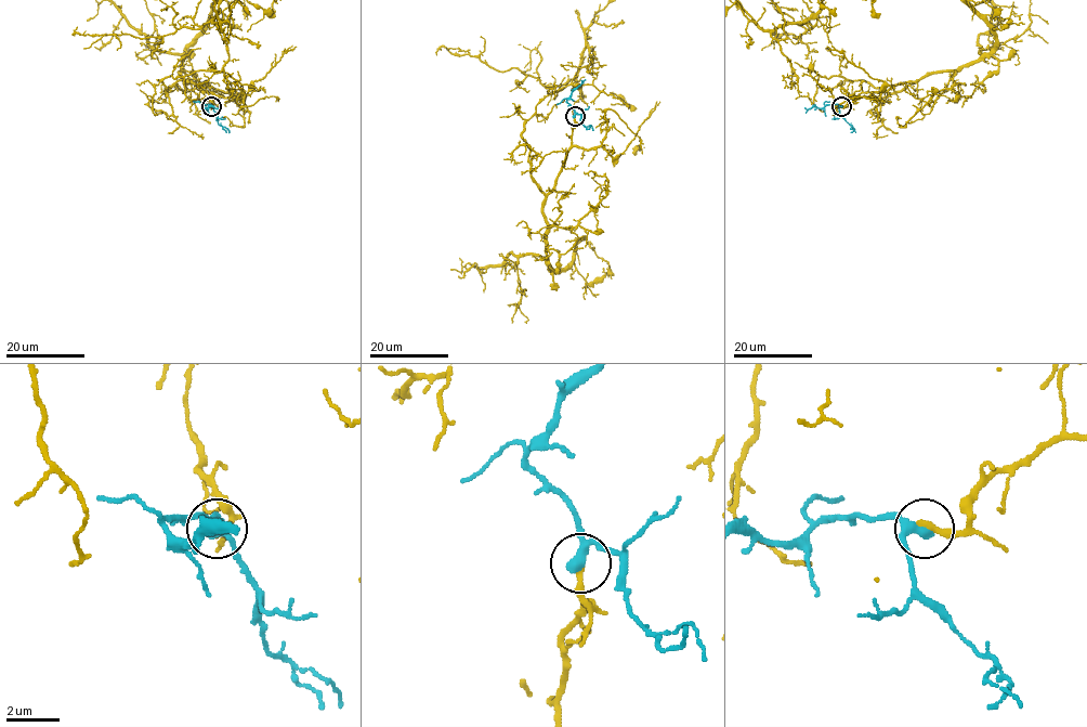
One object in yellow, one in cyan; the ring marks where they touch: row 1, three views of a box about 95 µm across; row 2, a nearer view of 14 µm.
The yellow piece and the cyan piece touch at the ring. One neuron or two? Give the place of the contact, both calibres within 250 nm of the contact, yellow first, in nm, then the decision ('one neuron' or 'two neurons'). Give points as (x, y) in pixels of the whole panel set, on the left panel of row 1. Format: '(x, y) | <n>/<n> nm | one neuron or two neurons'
(211, 106) | 280/360 nm | one neuron

